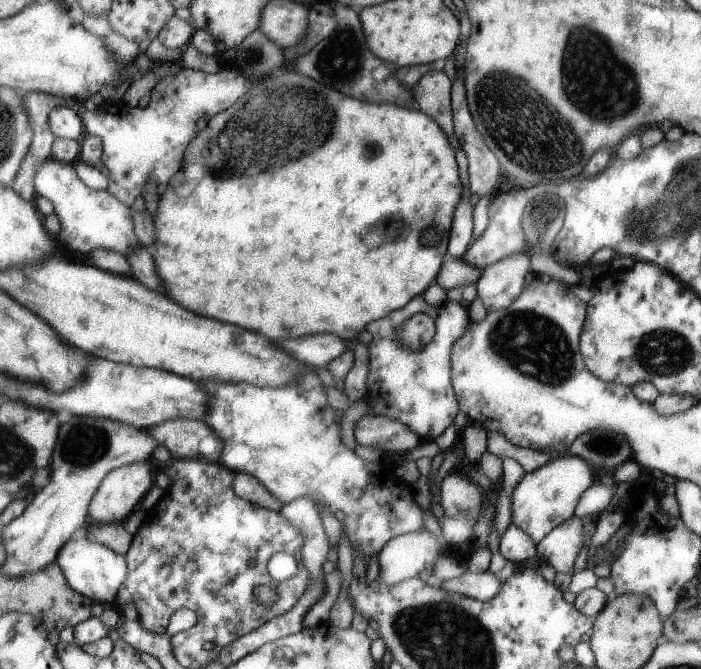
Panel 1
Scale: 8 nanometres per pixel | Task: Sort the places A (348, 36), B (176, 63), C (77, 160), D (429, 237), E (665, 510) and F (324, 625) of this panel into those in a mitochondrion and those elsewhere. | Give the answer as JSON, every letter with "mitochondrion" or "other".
{"A":"mitochondrion","B":"other","C":"other","D":"mitochondrion","E":"other","F":"other"}

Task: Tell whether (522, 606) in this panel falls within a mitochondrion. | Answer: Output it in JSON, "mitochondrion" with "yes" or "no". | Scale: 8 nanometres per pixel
{"mitochondrion":"no"}

